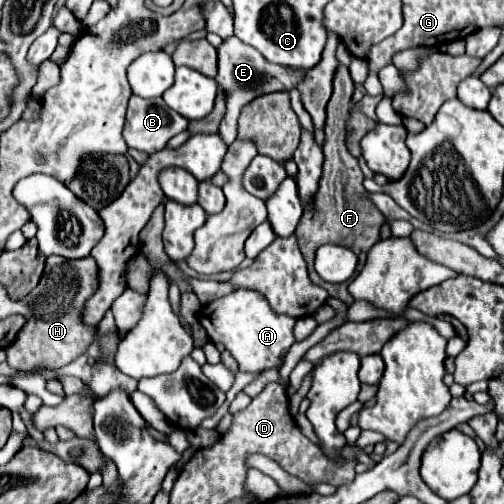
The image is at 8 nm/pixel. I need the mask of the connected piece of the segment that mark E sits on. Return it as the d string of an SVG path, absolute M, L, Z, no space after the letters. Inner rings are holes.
M238 37L226 39L220 49L218 49L218 75L216 83L218 87L226 93L226 115L220 123L220 137L224 139L226 145L230 145L237 138L238 115L246 103L252 99L264 95L264 93L274 93L274 91L290 91L292 87L298 87L298 83L304 79L304 73L286 69L282 65L268 63L256 49L250 45L242 43Z

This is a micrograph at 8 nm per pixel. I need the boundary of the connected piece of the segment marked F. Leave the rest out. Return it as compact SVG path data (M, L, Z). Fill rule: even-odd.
M338 67L336 75L334 75L334 93L328 101L326 107L326 127L324 127L324 145L322 145L324 159L322 179L320 179L320 191L314 199L314 203L310 207L304 209L302 221L296 229L296 237L298 237L298 245L300 251L308 263L308 273L312 283L320 285L322 289L328 291L330 297L342 299L344 303L352 303L354 299L348 293L348 283L326 283L318 277L316 269L314 269L314 257L316 257L316 249L320 245L342 245L348 247L350 251L356 253L358 257L358 271L364 267L366 263L366 253L370 251L370 247L374 243L380 241L380 227L384 225L386 217L378 211L378 207L368 199L368 191L364 189L362 181L362 171L358 167L358 161L348 153L346 143L344 143L344 135L346 135L346 121L350 115L350 97L354 91L354 83L350 79L350 73L346 67Z

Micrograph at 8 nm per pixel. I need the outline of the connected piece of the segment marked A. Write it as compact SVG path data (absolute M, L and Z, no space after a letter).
M238 289L226 297L214 299L200 311L200 325L214 343L222 343L236 359L238 369L246 373L260 373L266 369L280 369L284 355L294 343L294 317L278 315L270 309L266 297L258 291Z

